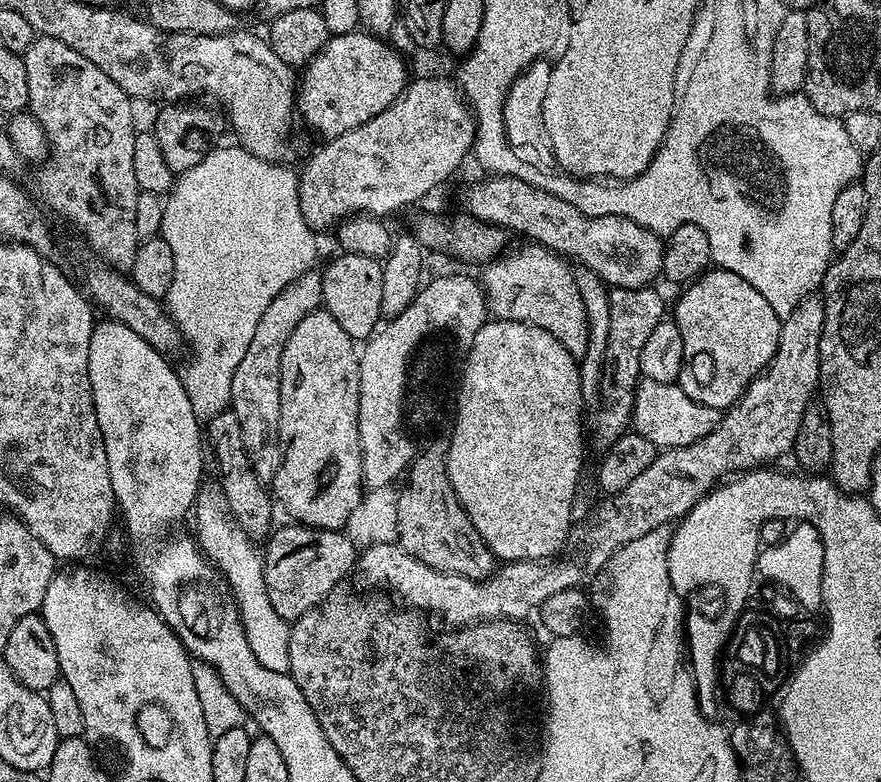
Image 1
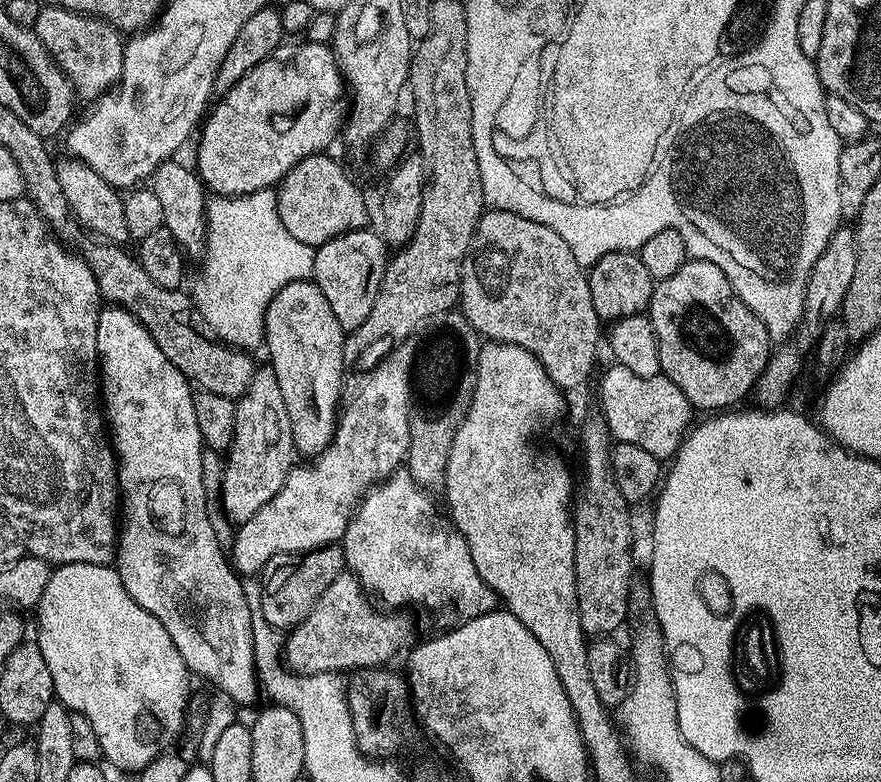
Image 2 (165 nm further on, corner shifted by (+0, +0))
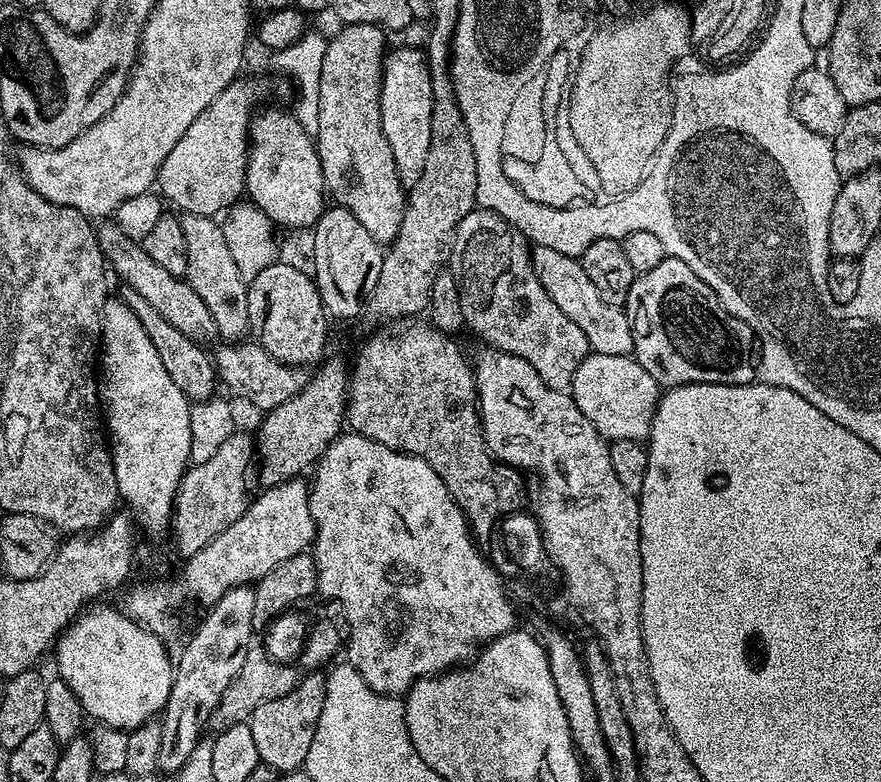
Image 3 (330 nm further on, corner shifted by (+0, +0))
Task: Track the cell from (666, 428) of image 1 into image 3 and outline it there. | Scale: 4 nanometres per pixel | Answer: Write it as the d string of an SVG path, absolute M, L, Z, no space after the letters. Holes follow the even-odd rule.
M592 352L578 366L570 389L572 401L590 418L594 430L605 440L647 441L656 407L660 405L661 385L657 384L632 356Z

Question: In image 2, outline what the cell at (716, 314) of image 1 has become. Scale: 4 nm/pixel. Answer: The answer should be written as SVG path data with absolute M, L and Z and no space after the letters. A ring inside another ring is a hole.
M690 258L678 270L678 274L670 274L670 278L655 281L652 297L646 313L654 326L654 334L658 338L658 358L660 371L686 398L692 403L693 409L712 408L708 410L728 410L744 395L751 393L756 380L768 364L773 351L773 341L768 338L764 323L753 314L738 298L738 294L730 286L726 274L714 266L714 262Z

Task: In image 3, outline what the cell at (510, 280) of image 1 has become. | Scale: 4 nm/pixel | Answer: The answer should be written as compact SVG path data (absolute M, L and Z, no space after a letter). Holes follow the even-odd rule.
M482 207L473 208L456 228L456 237L452 243L450 271L456 280L458 294L462 298L462 314L464 323L476 336L481 336L487 347L497 352L509 352L534 366L538 378L546 382L546 386L568 390L572 387L572 379L582 366L582 362L590 355L586 342L586 334L575 322L570 322L550 294L538 282L538 274L532 265L530 242L510 222L506 222L498 214Z

